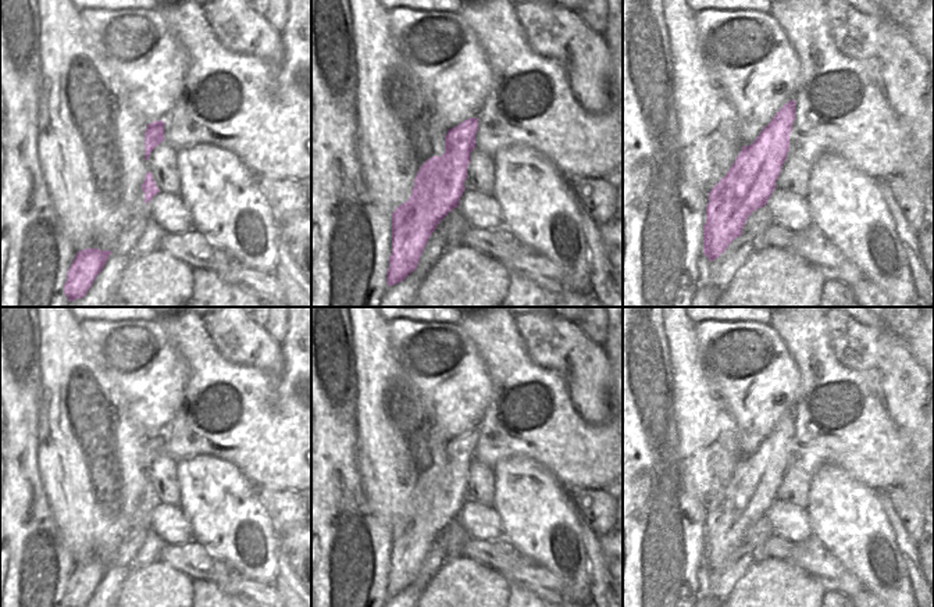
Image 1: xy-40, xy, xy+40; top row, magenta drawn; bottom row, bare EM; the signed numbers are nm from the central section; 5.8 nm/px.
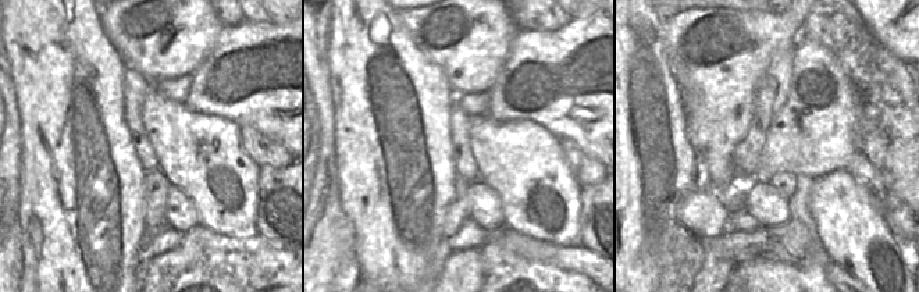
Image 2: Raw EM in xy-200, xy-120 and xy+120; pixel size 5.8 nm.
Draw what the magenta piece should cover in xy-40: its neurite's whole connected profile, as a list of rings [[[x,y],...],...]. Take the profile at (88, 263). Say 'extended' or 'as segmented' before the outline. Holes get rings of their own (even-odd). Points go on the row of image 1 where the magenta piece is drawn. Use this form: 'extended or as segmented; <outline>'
as segmented; [[[85,249],[76,253],[64,283],[64,294],[69,301],[86,294],[110,254],[111,251],[99,249]]]

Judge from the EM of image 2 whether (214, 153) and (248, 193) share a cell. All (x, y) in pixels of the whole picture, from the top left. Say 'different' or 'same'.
same

